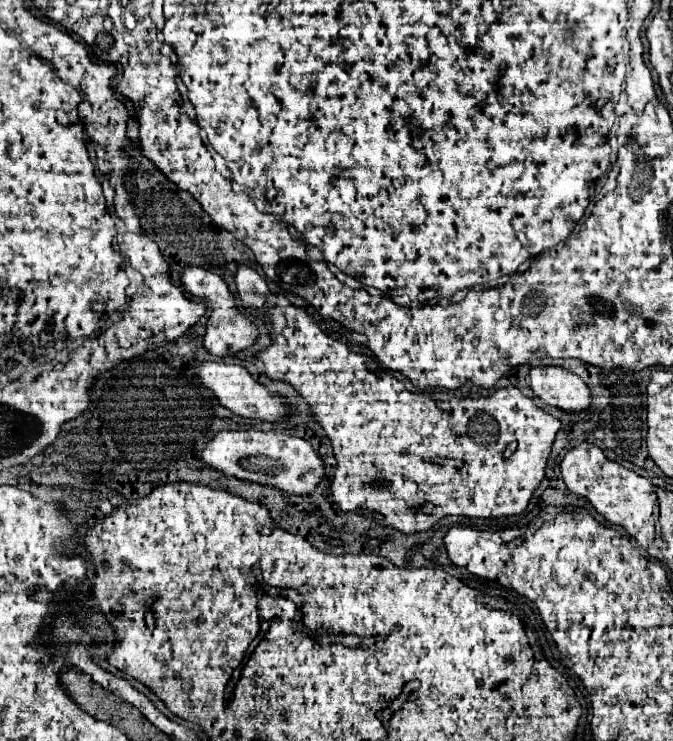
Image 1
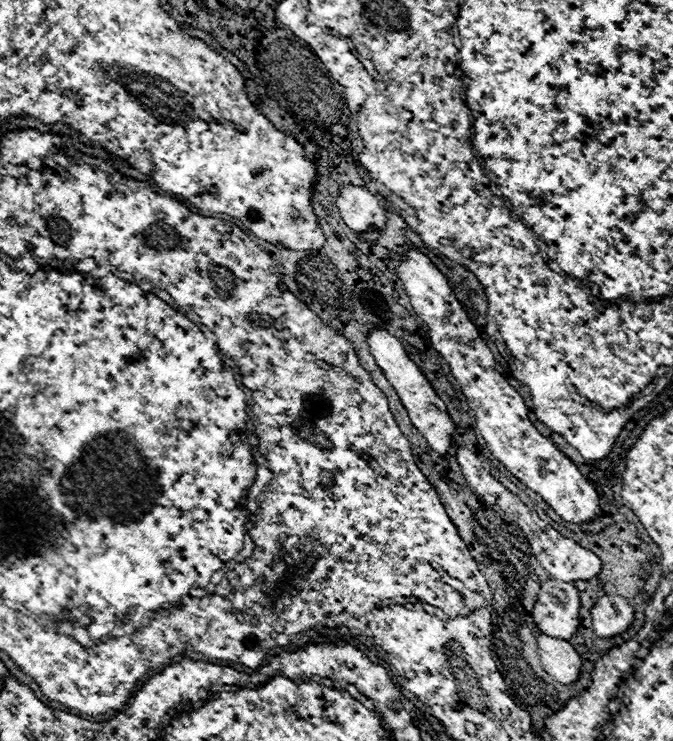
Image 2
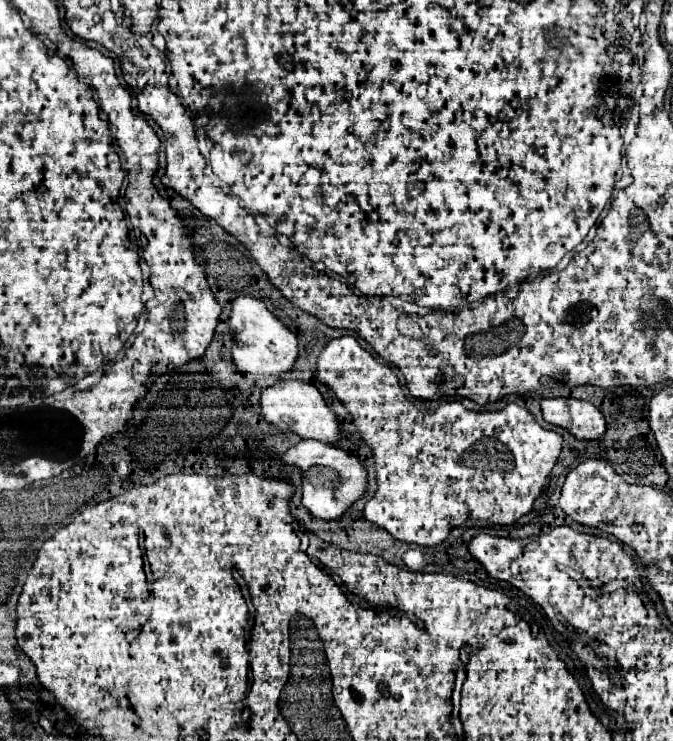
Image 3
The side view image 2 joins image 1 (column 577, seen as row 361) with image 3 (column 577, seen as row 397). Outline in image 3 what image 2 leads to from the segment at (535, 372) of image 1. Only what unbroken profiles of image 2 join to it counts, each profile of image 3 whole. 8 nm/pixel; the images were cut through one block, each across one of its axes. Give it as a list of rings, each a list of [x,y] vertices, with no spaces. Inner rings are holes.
[[[544,398],[542,400],[544,420],[566,428],[578,440],[594,440],[600,438],[606,430],[606,422],[602,412],[578,398]]]

